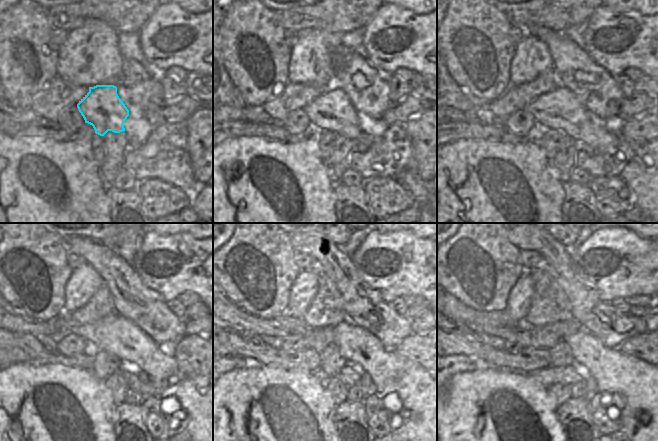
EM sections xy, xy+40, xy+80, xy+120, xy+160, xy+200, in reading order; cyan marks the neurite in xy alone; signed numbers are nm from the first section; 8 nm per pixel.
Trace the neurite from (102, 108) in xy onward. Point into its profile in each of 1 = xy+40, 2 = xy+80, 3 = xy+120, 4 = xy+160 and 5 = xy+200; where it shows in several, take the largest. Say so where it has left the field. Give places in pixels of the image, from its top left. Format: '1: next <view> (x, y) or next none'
1: next xy+40 (332, 110)
2: next xy+80 (559, 109)
3: next xy+120 (115, 334)
4: next xy+160 (413, 384)
5: next xy+200 (640, 383)

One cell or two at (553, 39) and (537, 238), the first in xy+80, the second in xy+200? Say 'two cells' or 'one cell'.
one cell

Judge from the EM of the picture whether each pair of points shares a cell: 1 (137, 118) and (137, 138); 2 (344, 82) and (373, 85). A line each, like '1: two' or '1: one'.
1: one
2: one

